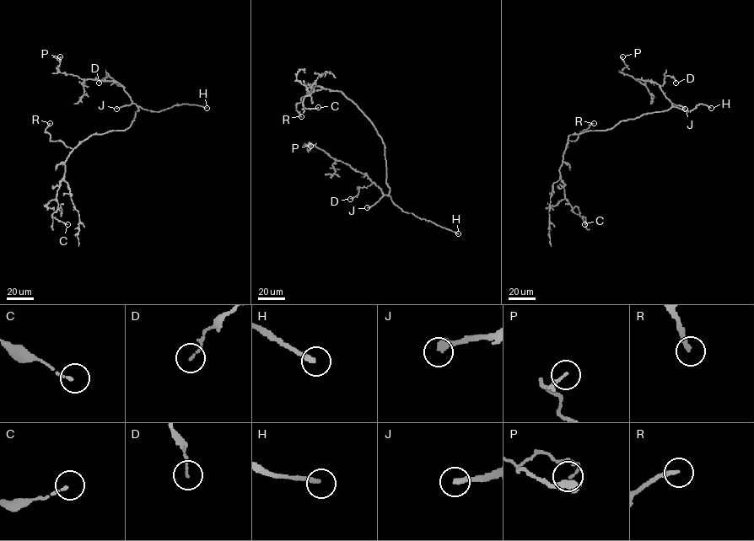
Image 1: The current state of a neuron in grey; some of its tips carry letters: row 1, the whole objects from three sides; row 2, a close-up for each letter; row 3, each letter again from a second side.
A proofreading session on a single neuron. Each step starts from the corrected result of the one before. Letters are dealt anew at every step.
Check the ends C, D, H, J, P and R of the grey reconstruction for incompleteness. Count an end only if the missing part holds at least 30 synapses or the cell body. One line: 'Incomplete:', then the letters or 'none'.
Incomplete: H, J, R

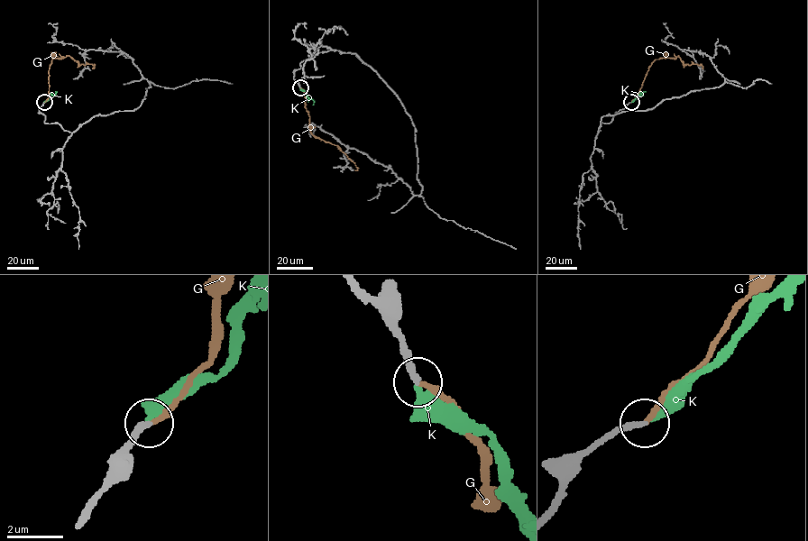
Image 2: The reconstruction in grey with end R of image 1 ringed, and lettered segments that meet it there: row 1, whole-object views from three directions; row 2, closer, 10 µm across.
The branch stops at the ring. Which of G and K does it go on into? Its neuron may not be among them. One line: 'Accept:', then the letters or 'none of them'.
Accept: G

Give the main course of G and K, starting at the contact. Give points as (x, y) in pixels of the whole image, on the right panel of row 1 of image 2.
G: (631, 102), (656, 59), (678, 55), (684, 65), (695, 64), (702, 68)
K: (631, 102), (646, 91)

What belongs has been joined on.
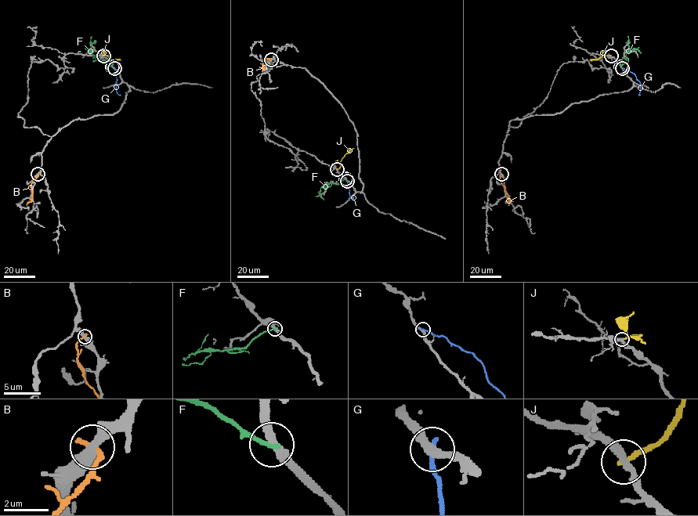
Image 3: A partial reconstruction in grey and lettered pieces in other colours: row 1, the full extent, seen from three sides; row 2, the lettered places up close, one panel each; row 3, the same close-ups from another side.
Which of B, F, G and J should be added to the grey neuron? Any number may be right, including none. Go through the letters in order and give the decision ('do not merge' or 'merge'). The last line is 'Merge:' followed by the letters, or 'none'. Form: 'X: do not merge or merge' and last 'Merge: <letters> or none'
B: do not merge
F: do not merge
G: do not merge
J: do not merge
Merge: none

